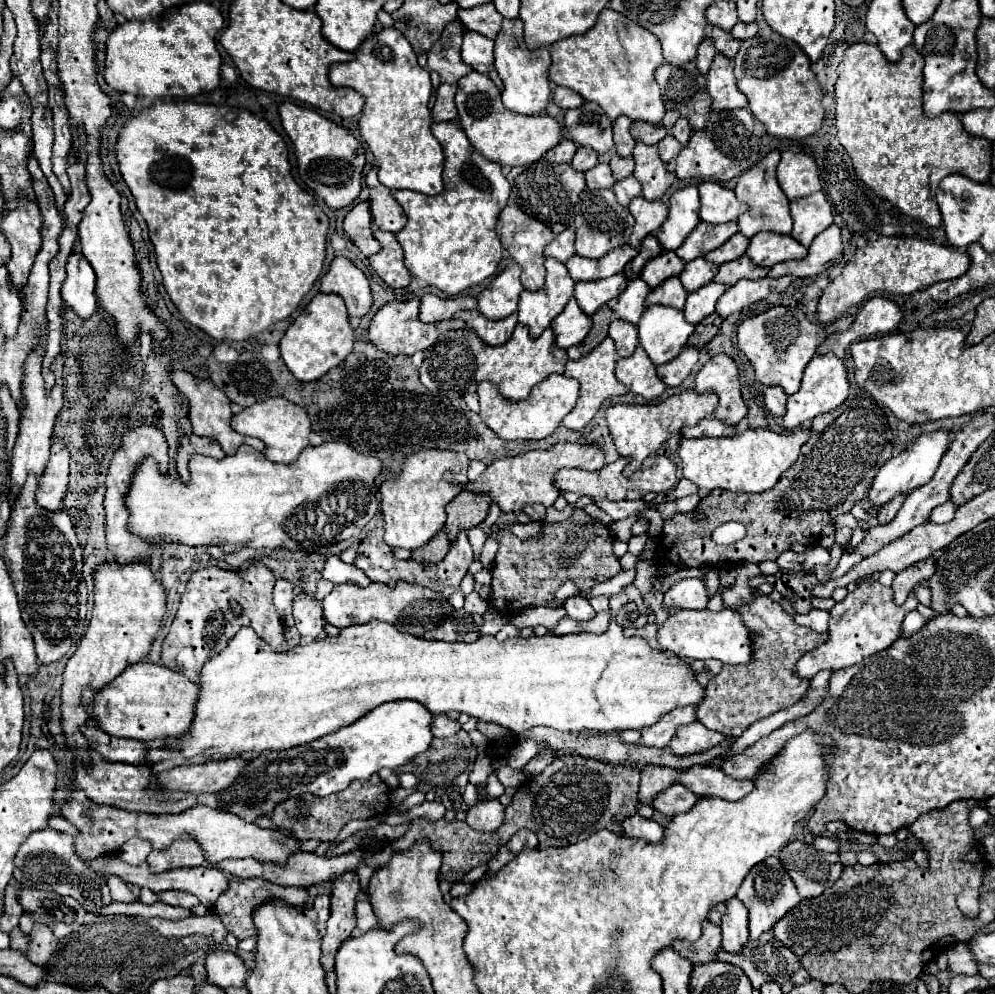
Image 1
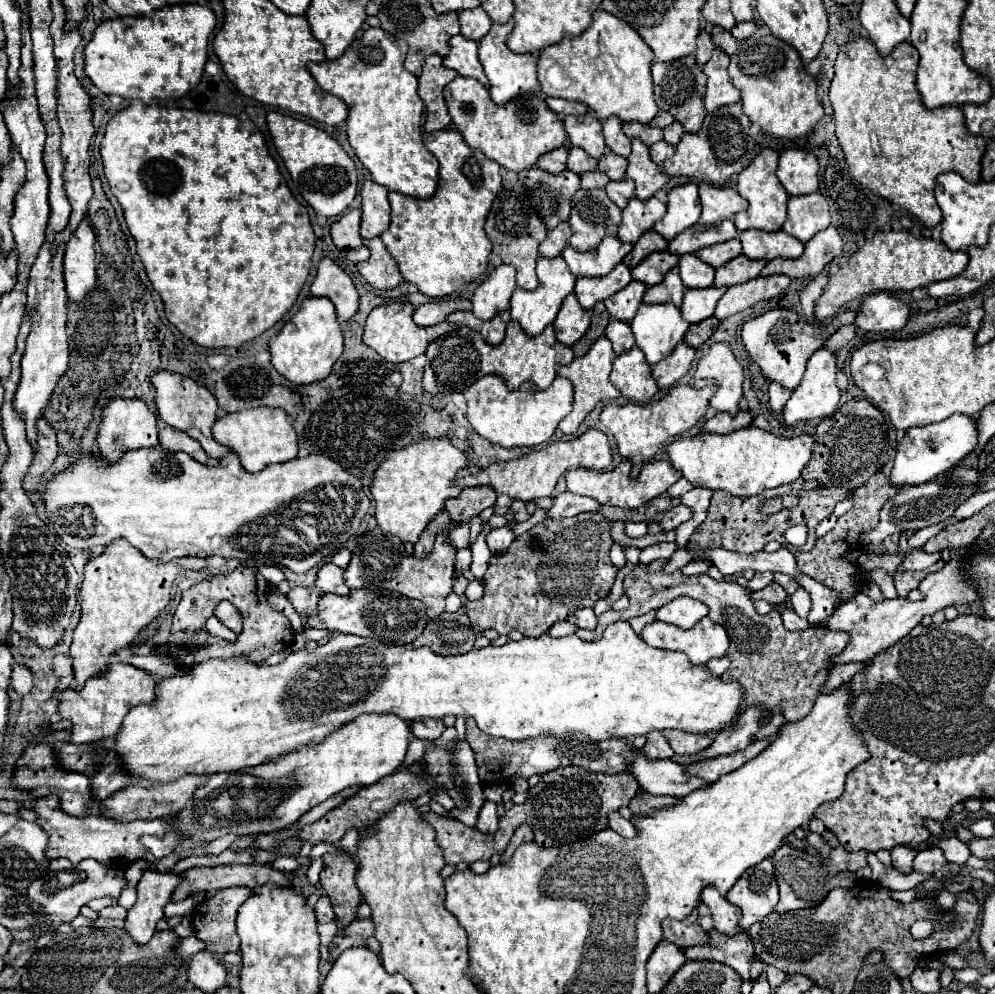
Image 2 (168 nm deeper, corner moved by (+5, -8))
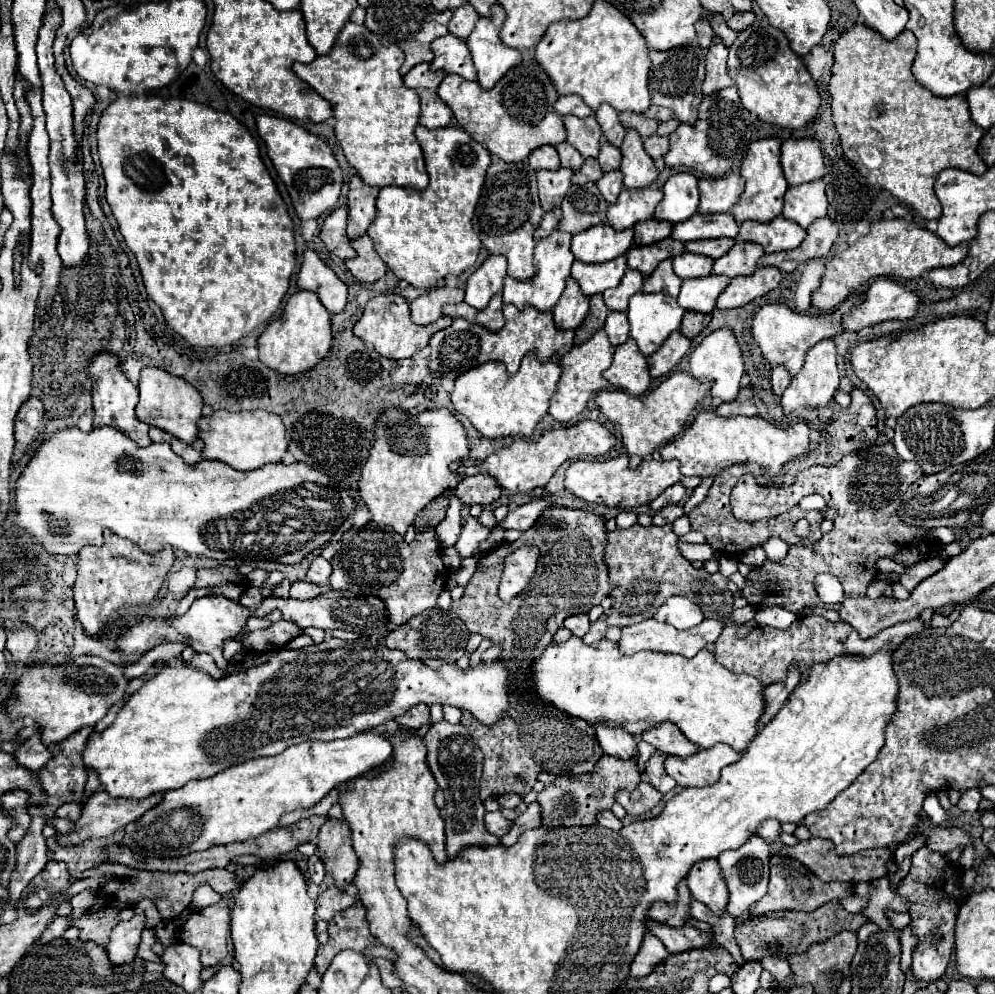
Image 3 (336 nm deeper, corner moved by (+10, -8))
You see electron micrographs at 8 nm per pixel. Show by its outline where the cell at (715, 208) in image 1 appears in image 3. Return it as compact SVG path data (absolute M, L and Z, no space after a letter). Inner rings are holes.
M739 173L723 175L721 179L699 179L699 213L725 213L729 211L743 193L745 179Z

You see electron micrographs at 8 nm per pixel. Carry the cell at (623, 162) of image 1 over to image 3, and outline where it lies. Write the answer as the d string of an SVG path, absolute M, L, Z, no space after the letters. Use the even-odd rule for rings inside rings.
M603 143L601 151L597 155L597 161L603 171L615 171L621 165L621 151L617 147L613 147L611 143Z

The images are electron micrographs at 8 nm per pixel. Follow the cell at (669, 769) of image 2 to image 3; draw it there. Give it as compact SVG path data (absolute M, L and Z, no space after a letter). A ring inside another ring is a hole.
M595 723L595 737L603 749L603 753L619 757L619 759L631 759L637 755L635 737L627 731L621 731L621 727L609 727L607 723Z

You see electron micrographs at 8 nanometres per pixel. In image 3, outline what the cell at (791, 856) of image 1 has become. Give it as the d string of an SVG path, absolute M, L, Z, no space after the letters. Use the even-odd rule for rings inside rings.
M773 855L767 895L763 899L759 899L751 911L755 915L769 915L775 911L815 911L817 907L821 907L829 901L839 901L851 893L853 893L851 883L825 883L817 875L813 875L807 867L797 863L795 859Z

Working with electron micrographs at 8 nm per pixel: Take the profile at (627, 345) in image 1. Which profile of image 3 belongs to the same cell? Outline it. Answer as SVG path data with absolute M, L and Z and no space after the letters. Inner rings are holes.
M609 311L603 329L613 347L617 347L629 339L629 321L627 321L627 315L621 311Z

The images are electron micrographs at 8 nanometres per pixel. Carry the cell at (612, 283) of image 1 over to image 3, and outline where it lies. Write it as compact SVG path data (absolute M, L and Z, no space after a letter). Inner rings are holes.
M619 255L617 259L611 259L609 263L573 263L571 275L581 285L585 295L603 293L609 287L617 287L621 283L621 277L627 269L625 255Z

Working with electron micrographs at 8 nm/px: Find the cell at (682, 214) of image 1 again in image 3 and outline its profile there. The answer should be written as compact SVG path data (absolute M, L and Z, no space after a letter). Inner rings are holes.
M673 173L663 185L663 193L665 197L655 209L655 219L679 223L697 211L699 189L693 173Z

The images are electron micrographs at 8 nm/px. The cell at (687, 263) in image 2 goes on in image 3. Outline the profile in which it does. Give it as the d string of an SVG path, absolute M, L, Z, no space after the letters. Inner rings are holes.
M683 251L681 255L673 257L673 267L681 279L695 279L695 277L707 277L713 267L713 259L705 255L693 255Z

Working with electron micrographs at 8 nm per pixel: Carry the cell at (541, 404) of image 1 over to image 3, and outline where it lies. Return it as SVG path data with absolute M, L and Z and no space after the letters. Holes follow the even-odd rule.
M535 351L527 353L521 361L521 369L513 375L507 373L503 363L491 361L481 367L473 367L457 377L455 387L451 391L453 407L465 415L473 427L489 439L521 435L531 437L539 419L549 411L549 399L555 393L557 381L561 375L561 367L553 361L539 361Z

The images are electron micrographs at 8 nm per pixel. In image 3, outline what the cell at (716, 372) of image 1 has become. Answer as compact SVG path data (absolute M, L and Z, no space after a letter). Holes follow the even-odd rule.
M723 327L717 329L713 333L709 333L691 353L689 357L691 369L689 373L699 379L699 375L703 375L703 379L715 379L713 387L711 387L711 395L721 399L721 401L733 401L739 393L739 381L743 377L743 357L741 357L741 349L737 343L737 337L731 329Z

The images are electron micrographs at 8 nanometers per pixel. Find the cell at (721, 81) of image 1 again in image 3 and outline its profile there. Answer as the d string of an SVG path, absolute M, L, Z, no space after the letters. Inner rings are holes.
M713 39L709 53L707 53L707 65L705 65L705 81L703 81L703 95L709 95L713 91L725 89L733 85L733 79L727 75L727 47L721 43L721 39Z

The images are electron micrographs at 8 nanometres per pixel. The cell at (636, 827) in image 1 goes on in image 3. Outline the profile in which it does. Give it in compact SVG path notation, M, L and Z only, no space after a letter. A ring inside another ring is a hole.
M607 809L607 811L599 811L597 813L597 823L601 825L601 827L607 827L607 829L613 829L613 831L619 831L623 825L621 825L621 821Z

